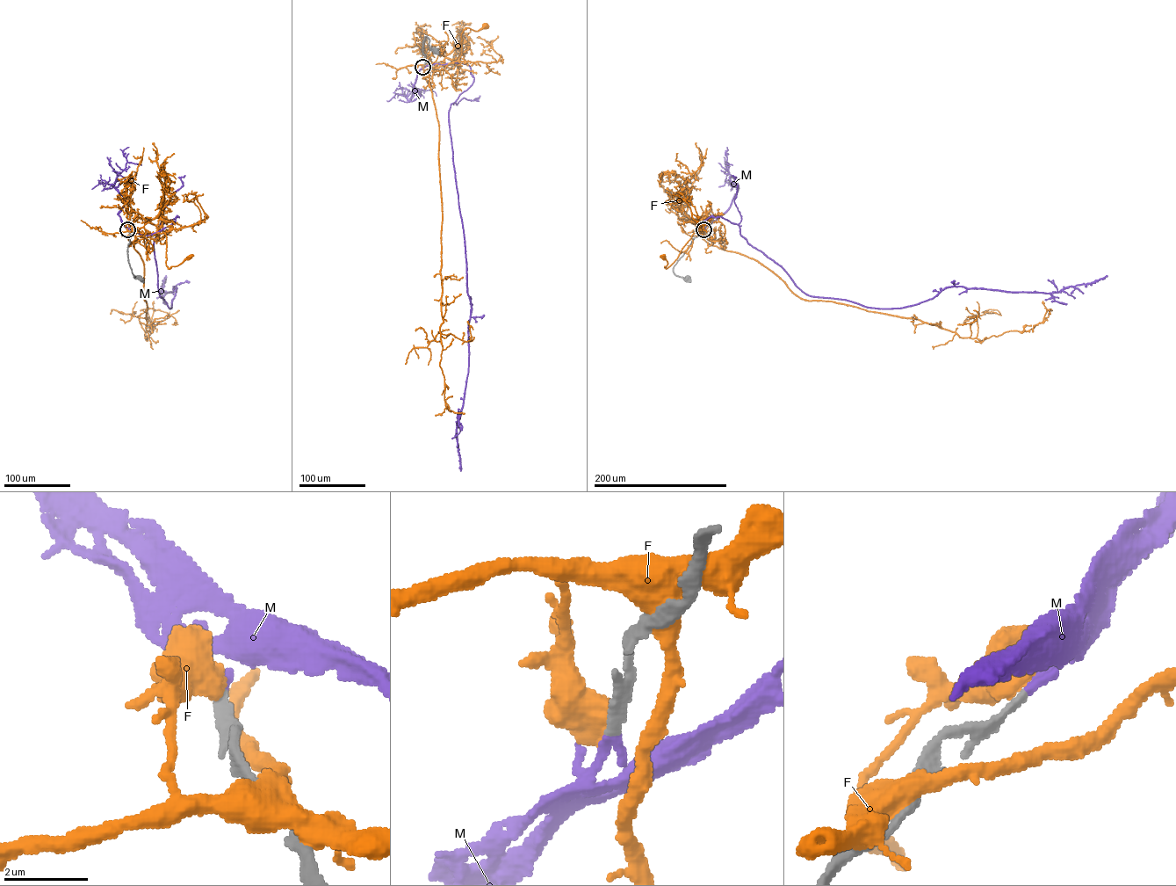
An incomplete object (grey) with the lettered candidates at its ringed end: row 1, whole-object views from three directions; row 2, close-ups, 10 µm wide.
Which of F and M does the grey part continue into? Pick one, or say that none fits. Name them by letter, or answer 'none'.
M

